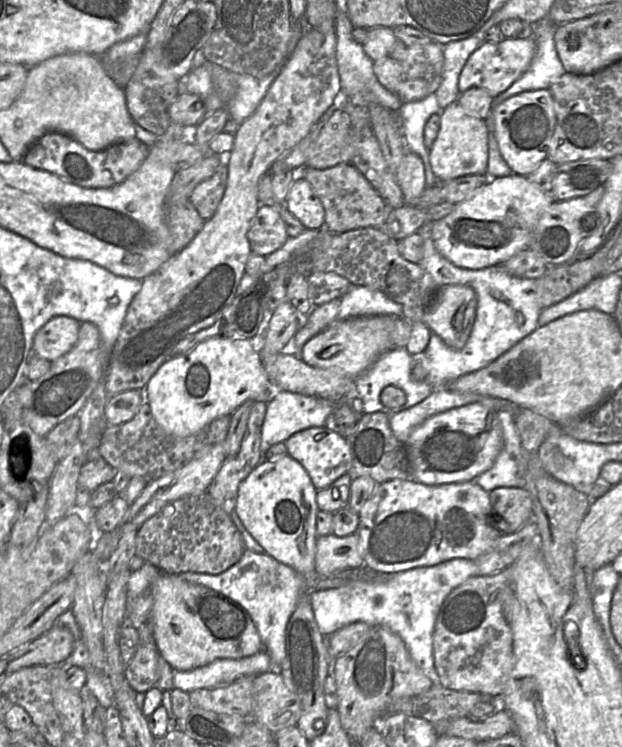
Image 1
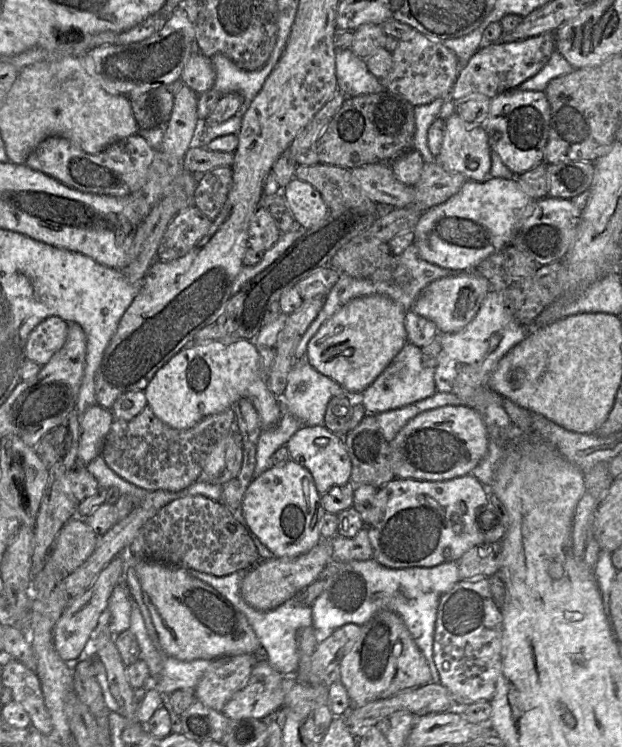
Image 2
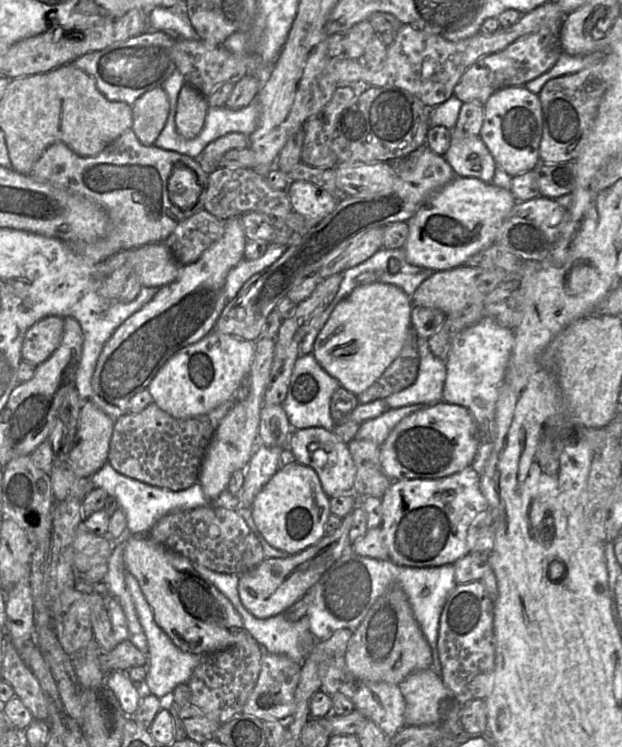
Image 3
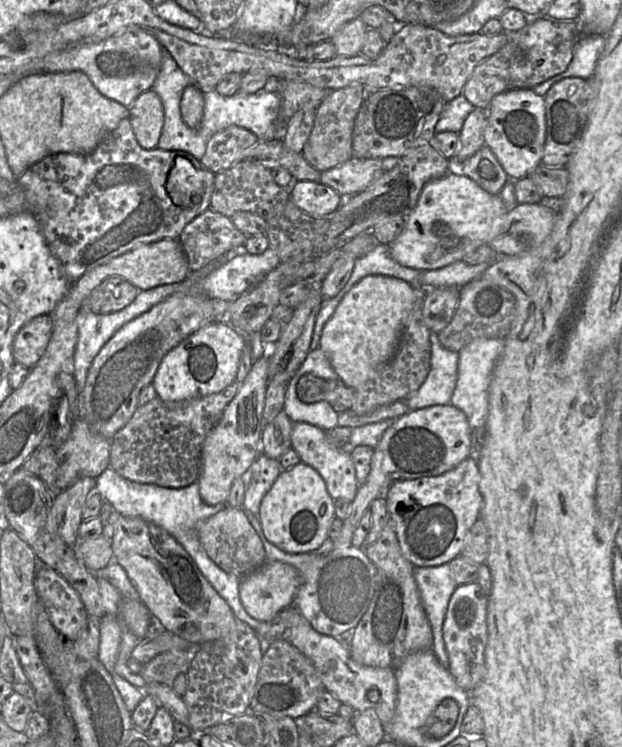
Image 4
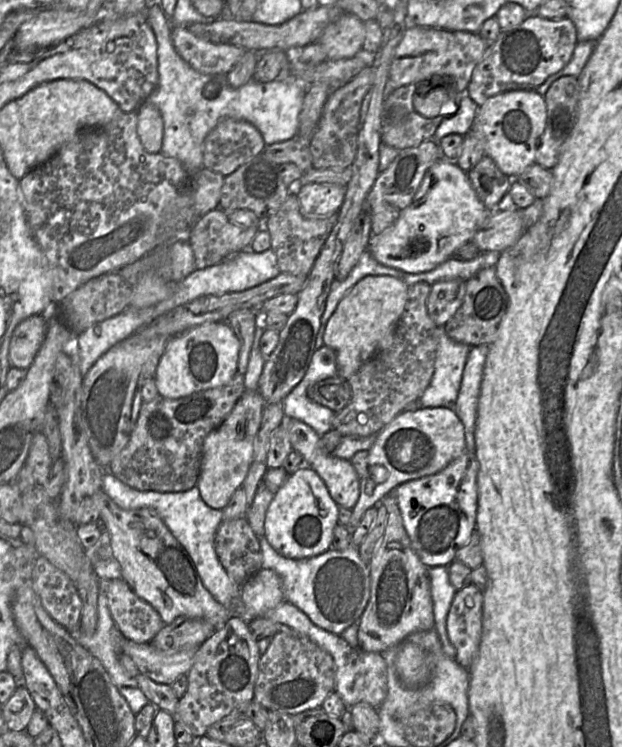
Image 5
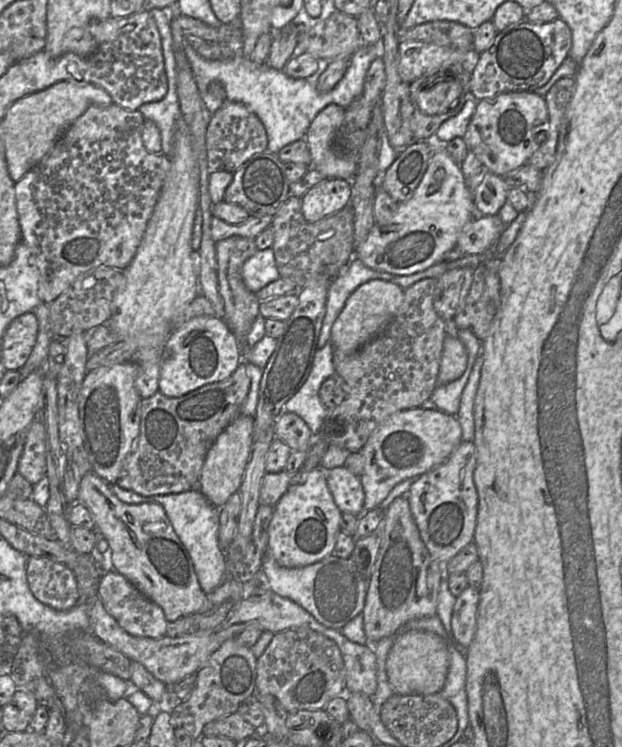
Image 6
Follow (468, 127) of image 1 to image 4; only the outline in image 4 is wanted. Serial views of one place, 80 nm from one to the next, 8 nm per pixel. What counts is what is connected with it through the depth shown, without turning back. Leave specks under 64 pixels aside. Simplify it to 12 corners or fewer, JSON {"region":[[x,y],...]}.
{"region":[[486,145],[457,169],[490,194],[510,179]]}

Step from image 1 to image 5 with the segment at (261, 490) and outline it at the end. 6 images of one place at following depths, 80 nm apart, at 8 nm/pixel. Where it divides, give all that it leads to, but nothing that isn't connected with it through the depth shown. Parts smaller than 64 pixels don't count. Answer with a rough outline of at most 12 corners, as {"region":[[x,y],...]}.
{"region":[[304,464],[266,511],[265,537],[286,558],[331,548],[338,509]]}

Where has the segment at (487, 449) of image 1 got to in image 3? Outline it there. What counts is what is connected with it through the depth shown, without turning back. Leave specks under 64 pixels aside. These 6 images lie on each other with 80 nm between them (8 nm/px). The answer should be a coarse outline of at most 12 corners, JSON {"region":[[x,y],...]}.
{"region":[[440,401],[403,418],[380,446],[392,481],[469,467],[476,426]]}

